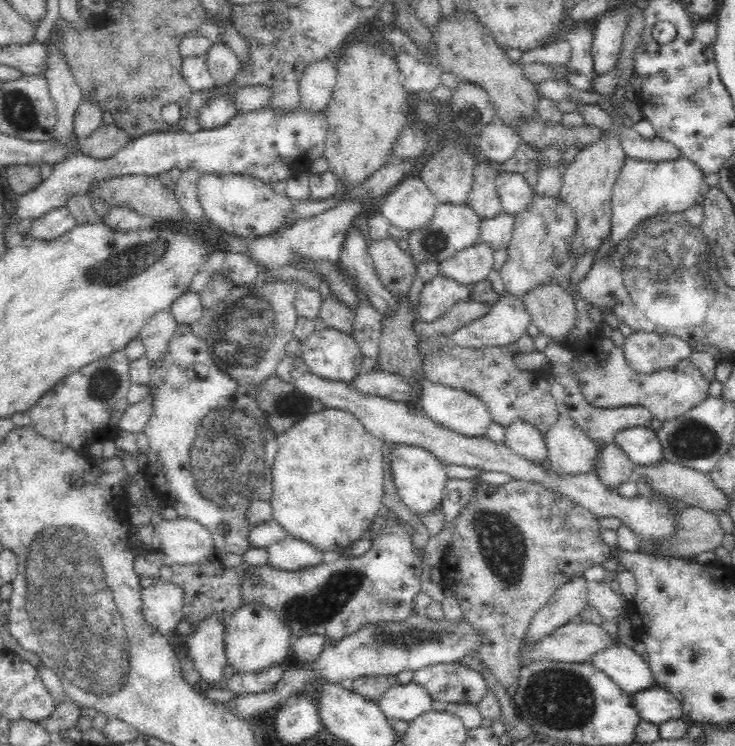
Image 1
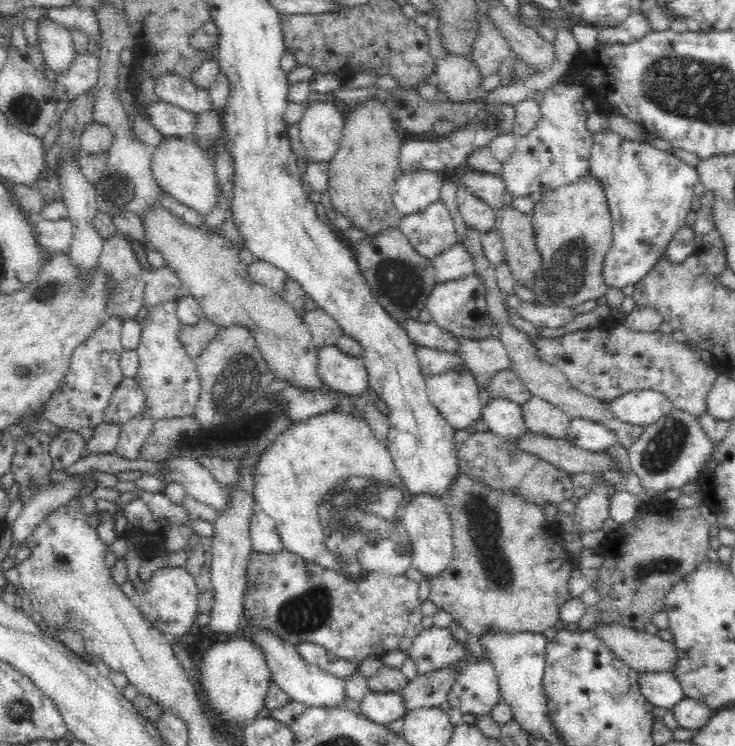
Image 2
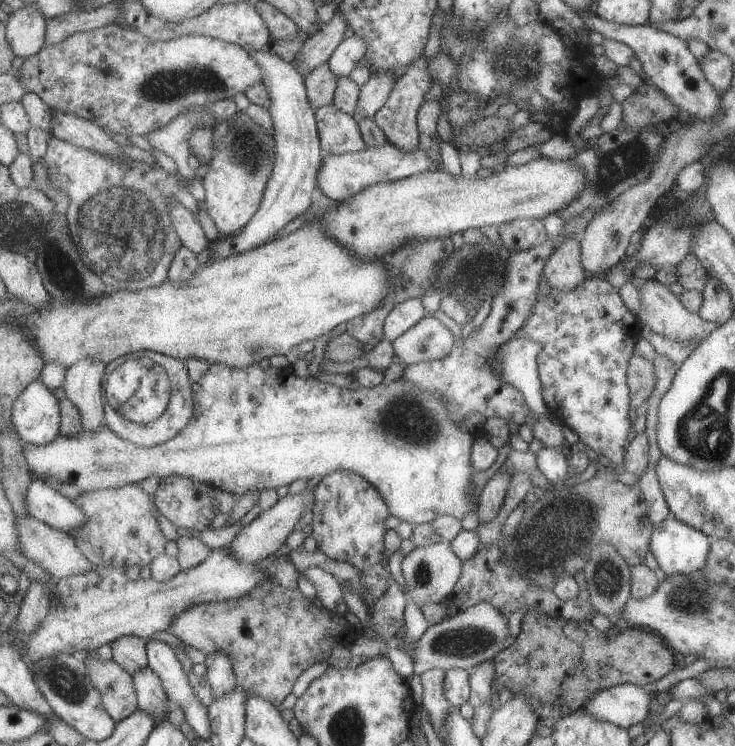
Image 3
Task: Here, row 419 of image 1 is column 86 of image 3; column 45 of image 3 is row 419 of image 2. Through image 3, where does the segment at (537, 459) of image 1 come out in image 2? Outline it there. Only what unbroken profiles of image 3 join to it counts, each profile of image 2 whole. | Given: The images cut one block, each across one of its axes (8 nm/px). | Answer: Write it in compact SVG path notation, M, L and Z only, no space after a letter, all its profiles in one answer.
M490 398L481 408L481 419L504 440L517 439L525 427L521 405L505 398Z

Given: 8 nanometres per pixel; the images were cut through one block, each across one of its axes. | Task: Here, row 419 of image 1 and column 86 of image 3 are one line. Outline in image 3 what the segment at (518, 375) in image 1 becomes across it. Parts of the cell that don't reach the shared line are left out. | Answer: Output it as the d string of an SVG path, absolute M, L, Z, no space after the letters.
M140 483L82 492L73 501L88 516L88 520L84 526L74 528L71 535L80 552L94 565L125 568L138 564L143 567L165 554L167 540L158 525L156 503L152 495L142 490Z

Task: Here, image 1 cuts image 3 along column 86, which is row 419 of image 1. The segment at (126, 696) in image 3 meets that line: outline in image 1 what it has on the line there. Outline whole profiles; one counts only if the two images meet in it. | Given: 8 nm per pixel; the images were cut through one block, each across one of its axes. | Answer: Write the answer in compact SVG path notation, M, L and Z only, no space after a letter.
M593 333L578 341L566 340L563 344L574 351L573 364L567 371L577 378L582 396L596 408L638 405L647 408L653 418L664 422L682 416L709 397L711 382L689 358L678 362L677 366L646 375L632 370L626 362L623 348L615 345L610 337Z

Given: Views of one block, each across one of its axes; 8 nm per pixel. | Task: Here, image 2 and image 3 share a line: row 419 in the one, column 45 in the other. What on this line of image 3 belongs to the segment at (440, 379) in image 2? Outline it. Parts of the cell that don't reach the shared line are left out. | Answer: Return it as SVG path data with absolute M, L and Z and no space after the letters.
M216 363L211 364L206 374L197 383L192 384L191 387L194 392L194 414L187 426L180 433L176 434L174 438L151 447L138 446L122 440L120 436L114 434L108 428L108 425L105 424L100 430L96 430L96 432L82 431L78 433L78 436L60 435L52 444L47 444L46 446L36 446L35 444L26 443L26 446L23 446L23 454L26 458L26 464L30 466L31 474L34 478L56 478L56 480L60 480L62 483L76 484L84 492L100 489L106 490L107 488L118 488L127 484L140 483L144 478L149 478L150 476L158 476L158 478L163 479L167 476L180 475L192 478L196 482L207 484L212 488L225 490L235 496L242 496L250 490L265 491L271 488L279 488L280 486L288 486L295 480L307 480L310 482L311 478L323 477L324 475L336 472L336 470L350 470L350 472L360 474L364 480L370 482L380 492L392 516L413 525L431 523L438 516L444 516L445 514L455 516L458 520L464 520L466 514L478 510L478 497L470 494L474 493L471 488L471 481L474 474L477 473L472 468L472 462L470 462L472 445L475 441L474 436L464 425L458 426L454 420L450 420L448 408L446 408L446 404L442 402L442 398L438 394L417 391L416 386L404 382L402 378L398 378L398 380L394 380L390 384L382 382L378 386L370 388L360 385L356 390L348 390L347 388L340 388L330 383L320 382L313 376L298 377L294 372L291 372L288 378L284 378L284 374L276 372L274 367L270 366L269 369L264 370L258 363L241 369Z

